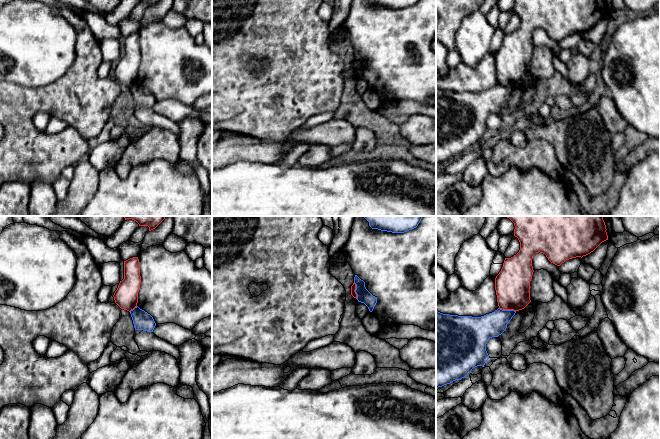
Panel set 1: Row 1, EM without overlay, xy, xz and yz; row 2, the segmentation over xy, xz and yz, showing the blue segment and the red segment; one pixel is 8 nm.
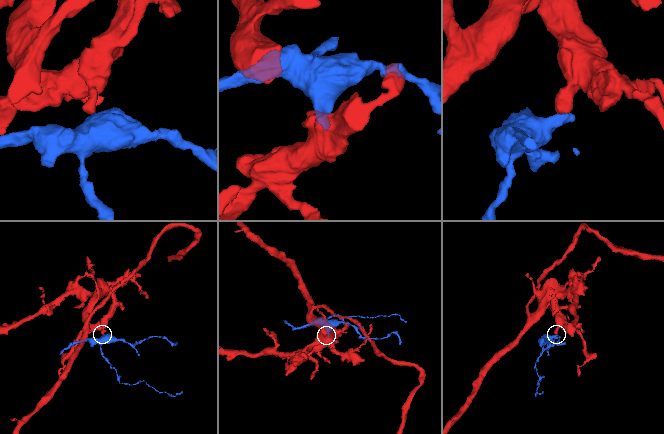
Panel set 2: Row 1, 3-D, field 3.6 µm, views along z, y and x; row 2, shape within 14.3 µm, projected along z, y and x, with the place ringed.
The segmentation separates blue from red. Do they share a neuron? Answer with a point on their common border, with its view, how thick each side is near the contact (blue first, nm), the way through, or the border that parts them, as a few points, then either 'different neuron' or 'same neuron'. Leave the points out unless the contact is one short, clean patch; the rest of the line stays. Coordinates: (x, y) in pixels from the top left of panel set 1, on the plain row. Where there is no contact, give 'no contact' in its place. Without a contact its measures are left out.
meets blue in yz at (507, 86); 200 nm thick on the blue side, 280 nm on the other; border along yz (499, 83), (515, 87); different neuron

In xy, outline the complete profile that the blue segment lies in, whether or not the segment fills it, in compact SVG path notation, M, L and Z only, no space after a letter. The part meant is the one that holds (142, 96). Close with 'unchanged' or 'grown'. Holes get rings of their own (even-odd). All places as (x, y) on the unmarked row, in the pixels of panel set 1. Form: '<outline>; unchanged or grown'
M138 82L130 87L135 106L153 108L156 99L153 93Z; unchanged

